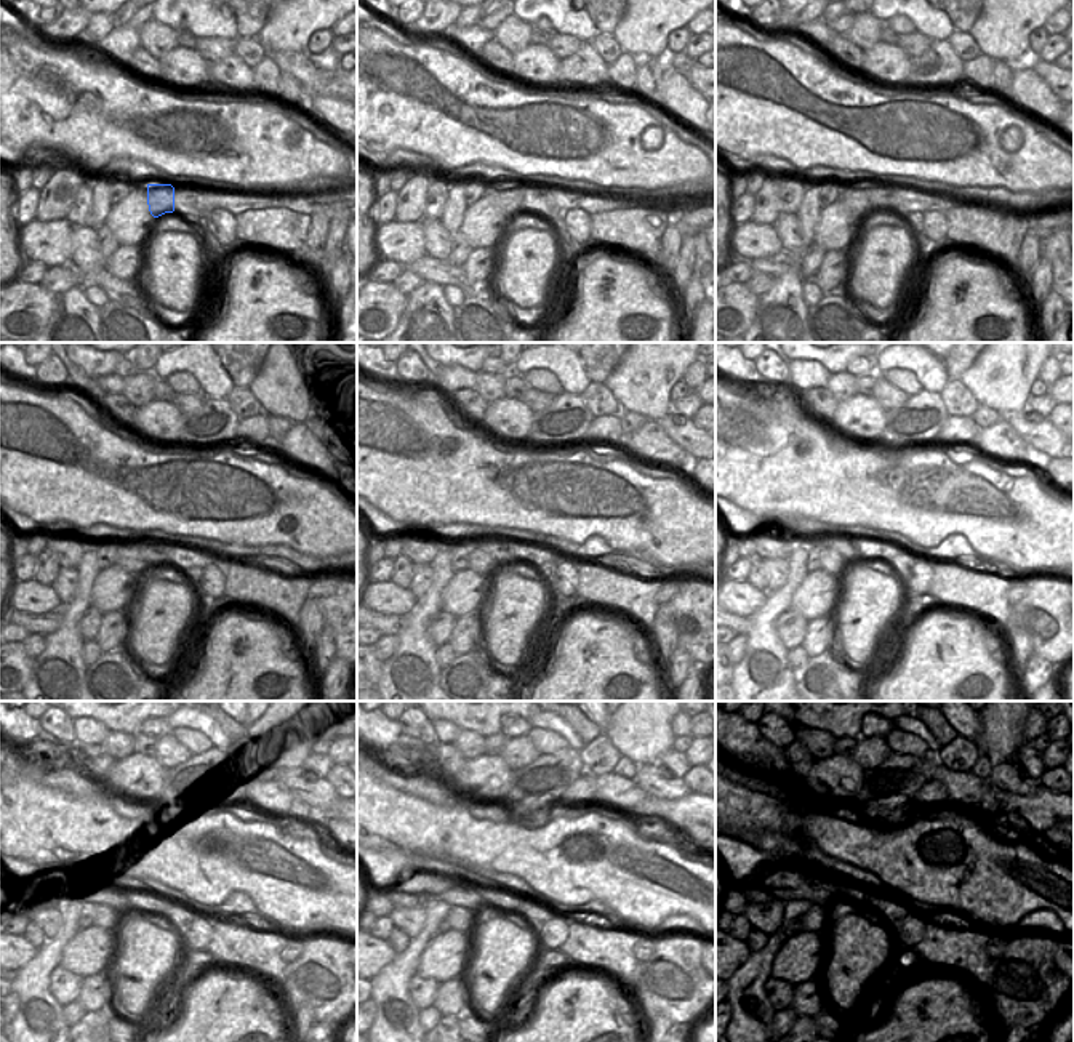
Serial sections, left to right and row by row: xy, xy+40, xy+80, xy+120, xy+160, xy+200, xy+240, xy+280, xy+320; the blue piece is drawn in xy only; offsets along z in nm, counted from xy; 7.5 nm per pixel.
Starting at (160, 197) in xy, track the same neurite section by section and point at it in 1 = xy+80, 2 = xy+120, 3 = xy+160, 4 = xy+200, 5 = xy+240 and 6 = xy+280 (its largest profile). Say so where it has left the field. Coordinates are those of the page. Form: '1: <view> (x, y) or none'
1: xy+80 (857, 202)
2: xy+120 (127, 559)
3: xy+160 (480, 562)
4: xy+200 (831, 561)
5: xy+240 (106, 917)
6: xy+280 (460, 917)

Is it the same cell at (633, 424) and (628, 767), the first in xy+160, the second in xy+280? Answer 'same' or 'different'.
same

